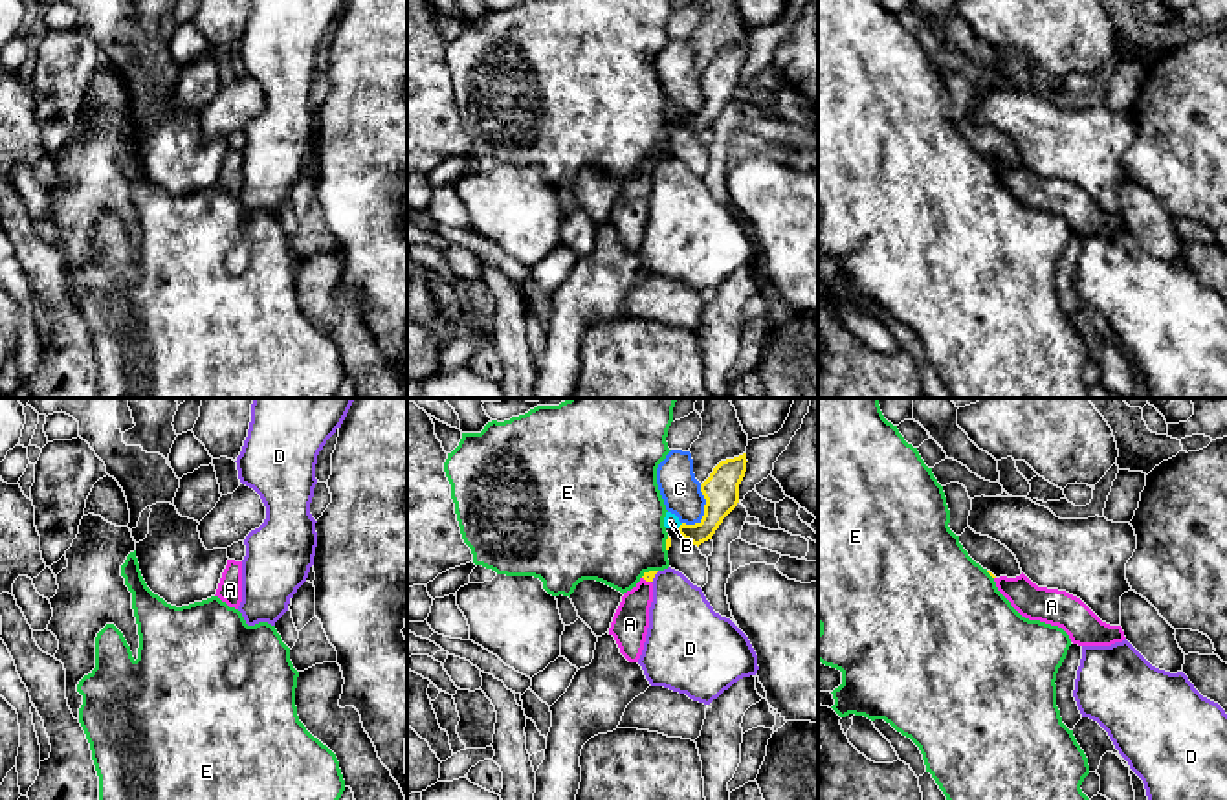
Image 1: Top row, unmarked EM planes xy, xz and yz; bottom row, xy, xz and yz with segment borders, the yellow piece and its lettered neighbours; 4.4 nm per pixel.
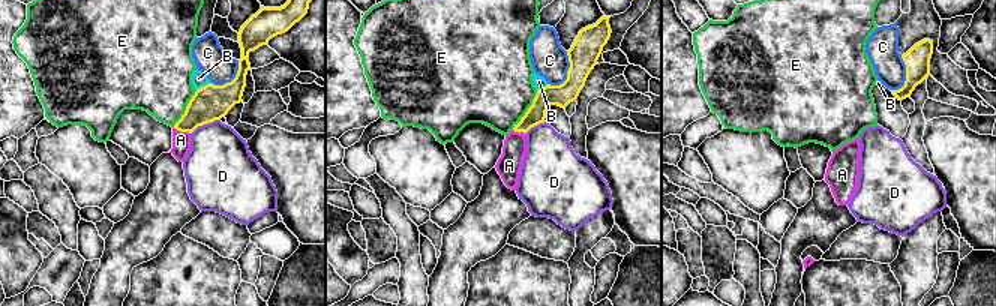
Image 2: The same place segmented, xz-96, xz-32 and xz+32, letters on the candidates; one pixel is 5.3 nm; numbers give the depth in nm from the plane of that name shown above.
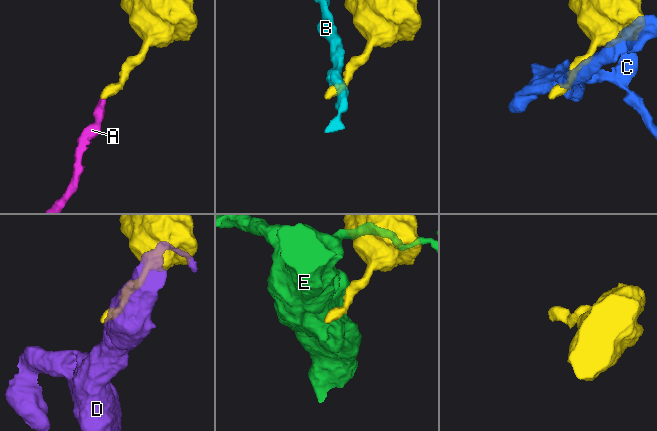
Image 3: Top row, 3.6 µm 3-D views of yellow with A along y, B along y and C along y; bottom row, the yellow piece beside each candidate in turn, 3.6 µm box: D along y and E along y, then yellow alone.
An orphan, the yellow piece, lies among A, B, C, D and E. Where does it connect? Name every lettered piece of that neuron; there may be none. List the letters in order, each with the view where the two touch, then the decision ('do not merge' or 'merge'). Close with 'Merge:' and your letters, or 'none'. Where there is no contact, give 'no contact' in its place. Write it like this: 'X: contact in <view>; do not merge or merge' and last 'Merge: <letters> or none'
A: contact in xz; merge
B: contact in xz; do not merge
C: contact in xz; do not merge
D: contact in xz; do not merge
E: contact in xz; do not merge
Merge: A

